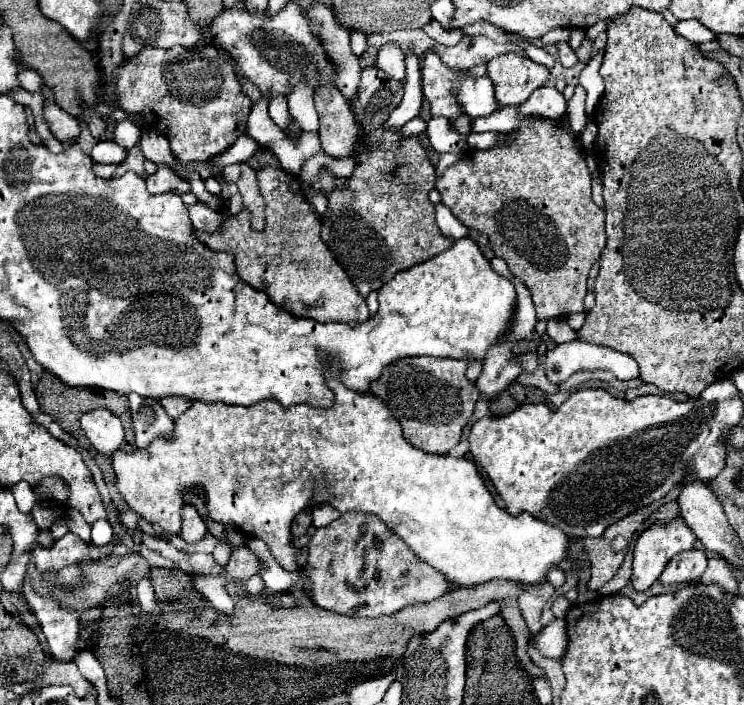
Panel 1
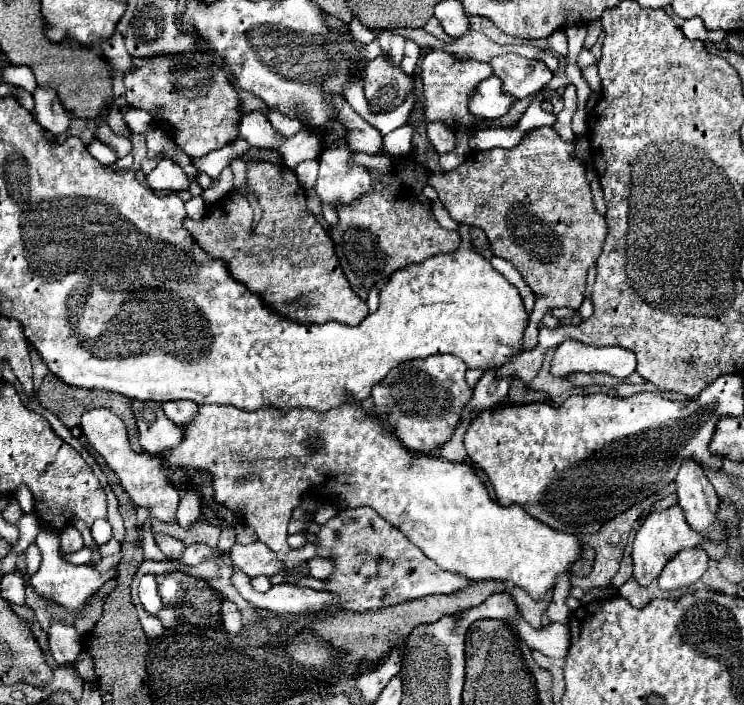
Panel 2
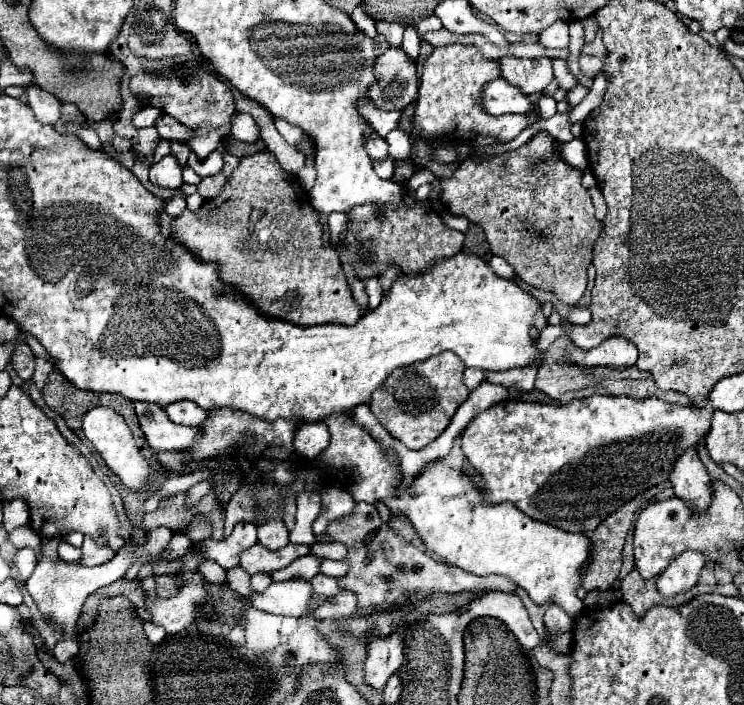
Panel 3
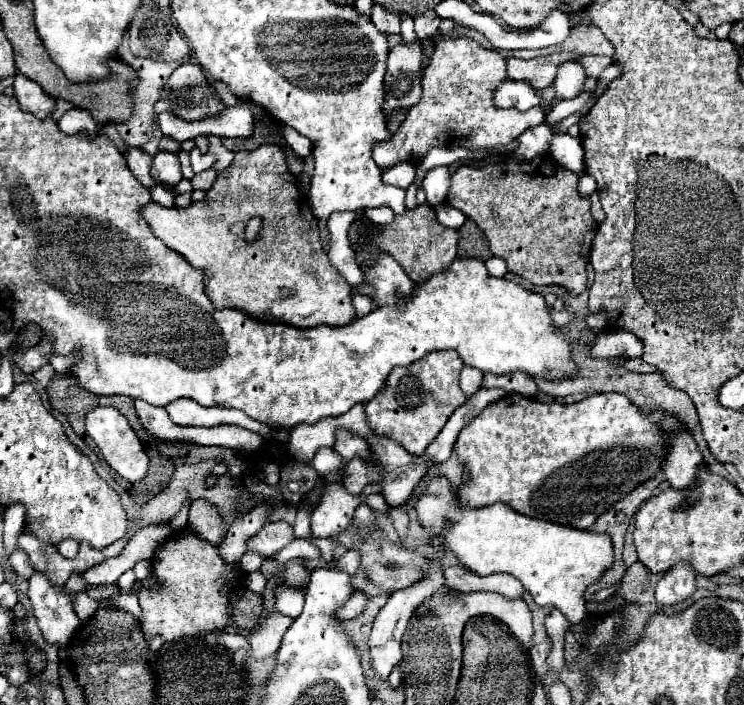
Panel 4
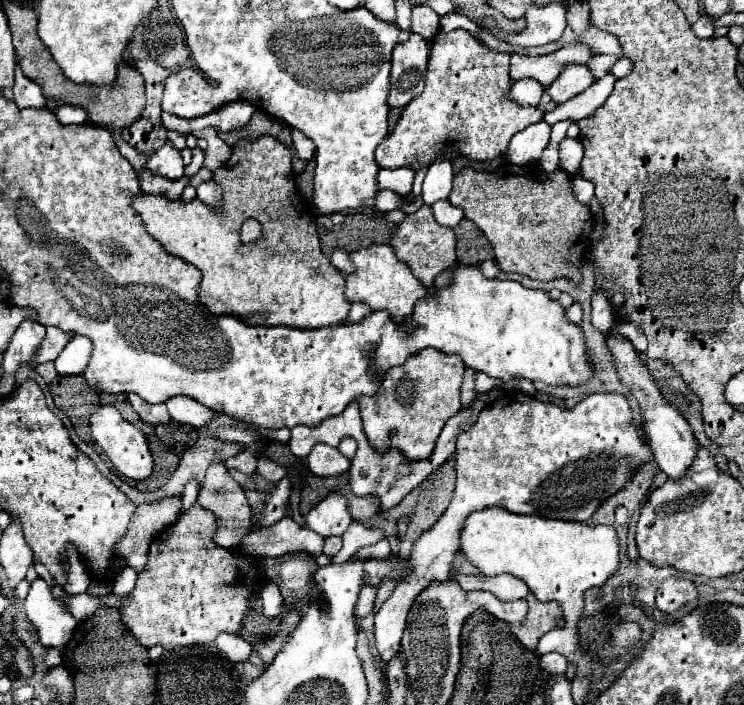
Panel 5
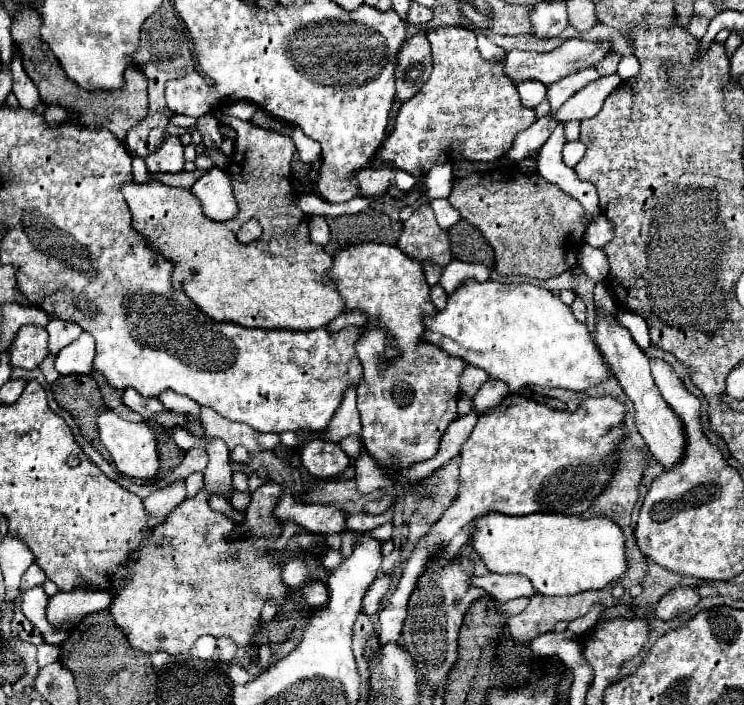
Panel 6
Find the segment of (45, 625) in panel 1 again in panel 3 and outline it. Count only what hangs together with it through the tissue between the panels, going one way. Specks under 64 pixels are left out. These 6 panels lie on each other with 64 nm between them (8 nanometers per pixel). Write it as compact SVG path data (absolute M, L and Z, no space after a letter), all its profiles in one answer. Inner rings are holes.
M60 638L56 648L54 648L54 656L58 662L66 662L70 660L74 654L78 652L78 642L76 638Z

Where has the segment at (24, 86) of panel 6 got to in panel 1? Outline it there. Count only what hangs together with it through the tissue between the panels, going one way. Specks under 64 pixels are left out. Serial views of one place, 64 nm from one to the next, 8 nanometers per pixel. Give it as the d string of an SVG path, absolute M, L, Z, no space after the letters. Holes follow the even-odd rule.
M44 86L40 90L40 96L42 96L42 116L50 128L50 132L60 140L76 140L78 136L78 120L70 114L66 114L58 104L56 104L56 98L54 98L54 92L48 90L48 86Z

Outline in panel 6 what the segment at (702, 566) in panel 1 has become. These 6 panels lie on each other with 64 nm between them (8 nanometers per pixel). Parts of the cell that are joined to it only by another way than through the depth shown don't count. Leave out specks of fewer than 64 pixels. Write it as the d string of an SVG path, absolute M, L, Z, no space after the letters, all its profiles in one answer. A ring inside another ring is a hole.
M674 588L668 594L664 594L662 600L656 604L656 620L674 620L690 608L698 606L698 602L700 594L696 588Z

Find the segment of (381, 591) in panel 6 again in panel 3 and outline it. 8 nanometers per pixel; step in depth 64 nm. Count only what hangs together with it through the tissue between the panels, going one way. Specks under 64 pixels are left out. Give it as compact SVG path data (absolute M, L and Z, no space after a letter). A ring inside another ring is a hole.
M344 590L342 596L332 600L330 604L320 606L316 610L316 616L320 620L344 620L344 618L350 618L356 612L356 608L358 608L356 594L350 594L348 590Z

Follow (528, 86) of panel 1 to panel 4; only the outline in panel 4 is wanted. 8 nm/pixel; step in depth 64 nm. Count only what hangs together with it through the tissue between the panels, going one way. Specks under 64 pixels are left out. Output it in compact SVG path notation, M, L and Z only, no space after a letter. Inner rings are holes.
M558 52L542 58L522 60L508 58L508 78L510 80L528 80L536 90L542 90L554 82L554 74L562 62L580 60L576 52Z

